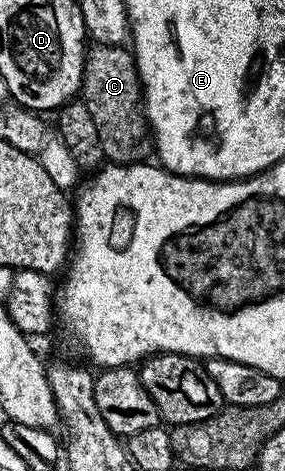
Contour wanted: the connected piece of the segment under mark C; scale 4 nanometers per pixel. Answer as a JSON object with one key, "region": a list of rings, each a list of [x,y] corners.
{"region":[[[97,44],[88,48],[83,64],[81,99],[89,107],[89,115],[93,115],[93,123],[97,123],[97,136],[101,138],[103,155],[108,162],[138,165],[152,156],[153,138],[143,108],[143,85],[130,48]]]}

